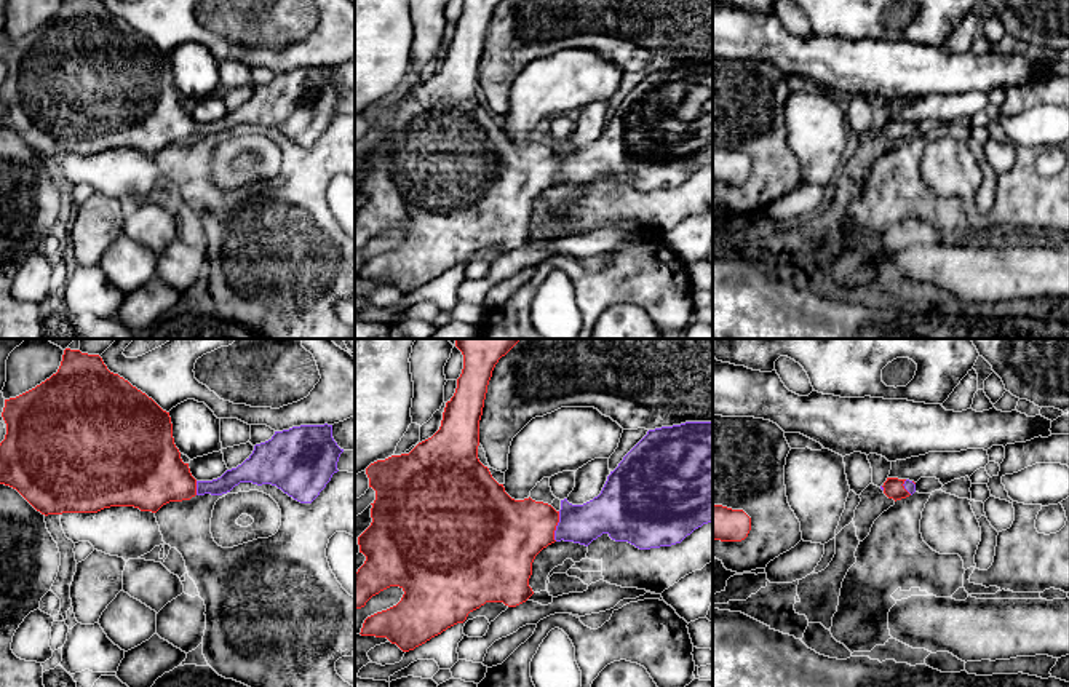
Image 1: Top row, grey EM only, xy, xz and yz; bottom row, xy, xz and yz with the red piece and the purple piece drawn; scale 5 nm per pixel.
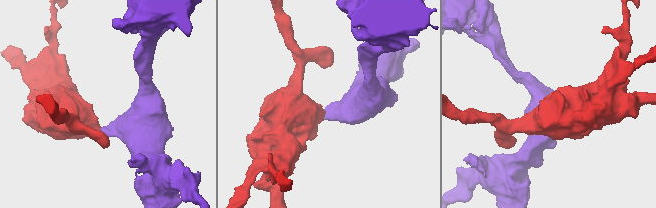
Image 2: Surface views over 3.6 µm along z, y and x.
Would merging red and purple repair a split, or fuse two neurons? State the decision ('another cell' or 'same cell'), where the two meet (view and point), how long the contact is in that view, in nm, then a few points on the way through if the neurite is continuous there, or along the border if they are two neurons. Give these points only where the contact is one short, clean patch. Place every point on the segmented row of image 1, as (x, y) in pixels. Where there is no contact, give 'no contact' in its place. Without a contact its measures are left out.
same cell; meets red in xz at (556, 524); contact 150 nm long; runs through xz (508, 534), (556, 524), (582, 524)

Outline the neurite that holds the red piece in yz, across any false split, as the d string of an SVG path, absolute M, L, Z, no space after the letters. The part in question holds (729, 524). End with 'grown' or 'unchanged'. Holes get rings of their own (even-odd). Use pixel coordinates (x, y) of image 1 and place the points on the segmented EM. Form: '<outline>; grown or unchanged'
M713 505L713 540L741 542L751 530L751 518L743 510Z; unchanged

